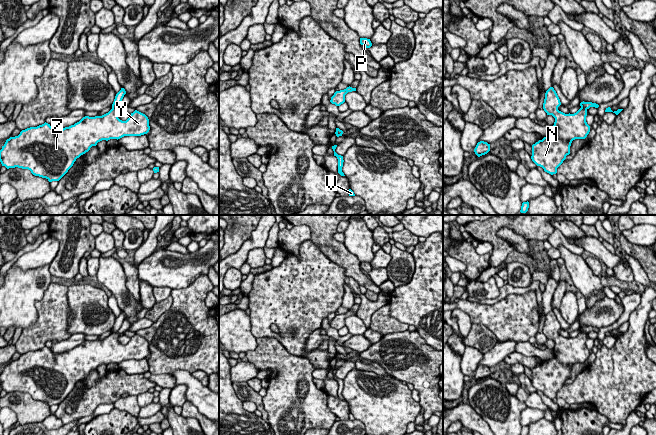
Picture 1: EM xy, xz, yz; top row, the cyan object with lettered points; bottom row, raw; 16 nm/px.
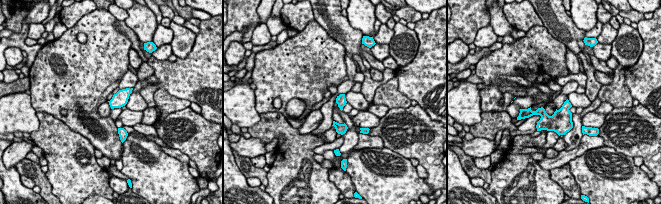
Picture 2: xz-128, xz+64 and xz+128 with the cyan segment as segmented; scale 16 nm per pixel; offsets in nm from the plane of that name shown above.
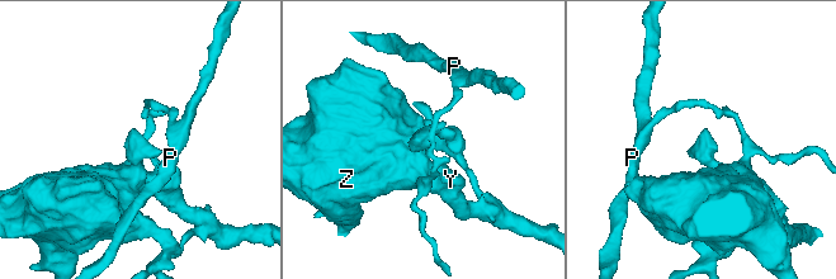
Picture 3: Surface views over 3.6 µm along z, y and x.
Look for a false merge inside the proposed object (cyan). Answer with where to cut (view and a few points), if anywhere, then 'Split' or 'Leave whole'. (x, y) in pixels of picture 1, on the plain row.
Split along yz (581, 331), (586, 334). Split

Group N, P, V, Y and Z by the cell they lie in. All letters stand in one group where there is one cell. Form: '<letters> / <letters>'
N Y Z / P V

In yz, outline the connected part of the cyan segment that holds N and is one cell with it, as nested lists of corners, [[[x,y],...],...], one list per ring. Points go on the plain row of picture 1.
[[[553,311],[545,317],[543,333],[547,339],[555,342],[554,357],[532,369],[532,385],[553,399],[570,378],[570,370],[575,363],[585,363],[590,356],[586,346],[587,334],[580,332],[574,338],[565,338],[558,334],[560,323]]]

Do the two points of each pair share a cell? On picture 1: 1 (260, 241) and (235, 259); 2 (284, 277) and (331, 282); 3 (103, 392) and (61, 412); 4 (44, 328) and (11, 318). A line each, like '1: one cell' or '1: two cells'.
1: one cell
2: one cell
3: one cell
4: two cells

